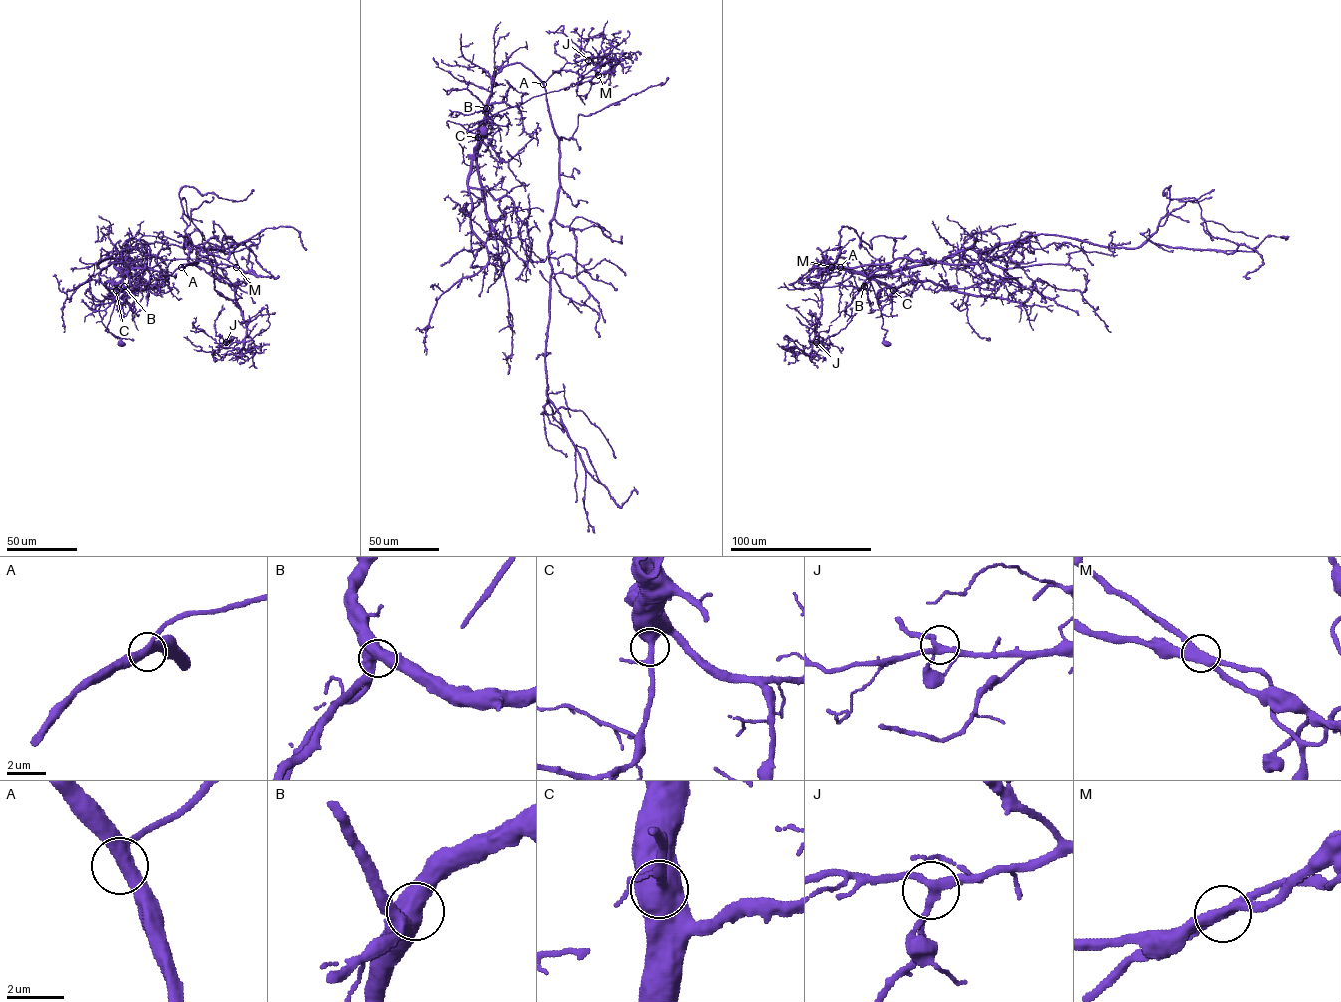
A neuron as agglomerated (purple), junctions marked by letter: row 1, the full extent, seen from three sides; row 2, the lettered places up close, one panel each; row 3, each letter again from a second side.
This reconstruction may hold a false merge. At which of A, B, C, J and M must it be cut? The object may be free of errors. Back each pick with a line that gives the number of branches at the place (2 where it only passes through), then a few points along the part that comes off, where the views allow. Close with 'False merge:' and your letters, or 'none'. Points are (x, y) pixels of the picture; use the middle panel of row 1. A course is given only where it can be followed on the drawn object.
M: branches 3; course (598, 75), (609, 70), (608, 54), (578, 85), (536, 96), (469, 125), (468, 131), (483, 127), (484, 135)
False merge: M

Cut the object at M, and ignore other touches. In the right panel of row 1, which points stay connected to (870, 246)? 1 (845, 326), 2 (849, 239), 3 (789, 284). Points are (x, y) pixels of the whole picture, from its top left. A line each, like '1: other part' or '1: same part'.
1: other part
2: other part
3: same part

